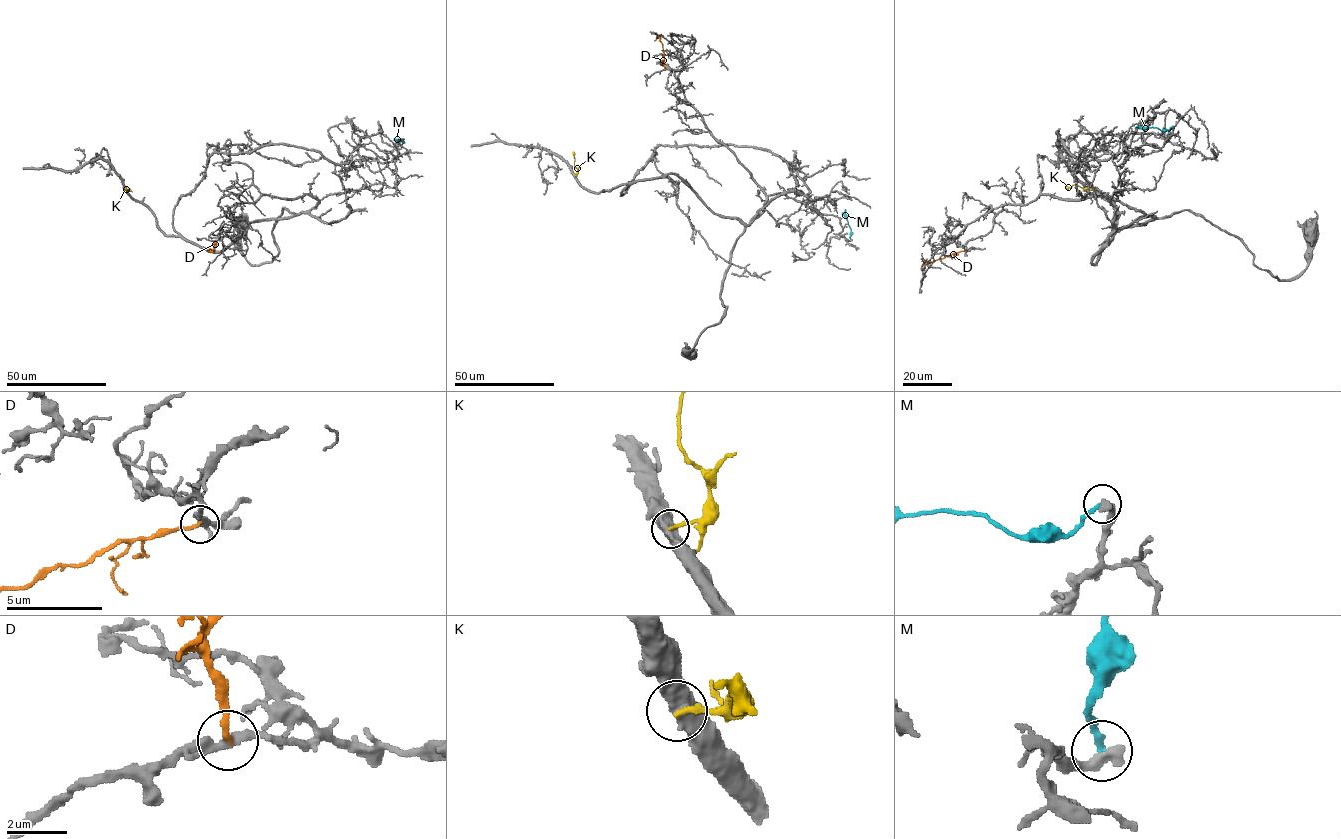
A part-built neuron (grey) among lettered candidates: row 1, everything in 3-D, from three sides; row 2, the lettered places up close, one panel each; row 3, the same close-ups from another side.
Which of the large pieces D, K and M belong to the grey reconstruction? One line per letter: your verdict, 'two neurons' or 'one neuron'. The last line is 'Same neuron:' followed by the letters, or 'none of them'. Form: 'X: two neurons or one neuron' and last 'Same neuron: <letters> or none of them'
D: two neurons
K: two neurons
M: two neurons
Same neuron: none of them

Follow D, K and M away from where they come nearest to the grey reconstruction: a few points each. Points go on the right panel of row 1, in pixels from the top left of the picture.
D: (965, 250), (930, 262)
K: (1092, 189), (1075, 184), (1065, 186)
M: (1172, 126), (1168, 130), (1135, 128)

